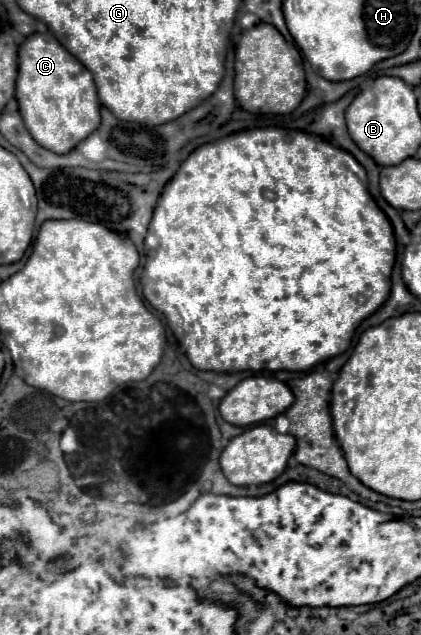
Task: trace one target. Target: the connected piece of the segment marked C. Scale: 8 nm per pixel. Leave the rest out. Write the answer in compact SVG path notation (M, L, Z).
M50 32L32 34L22 42L18 52L16 100L32 138L56 154L70 152L100 126L100 102L92 74Z

